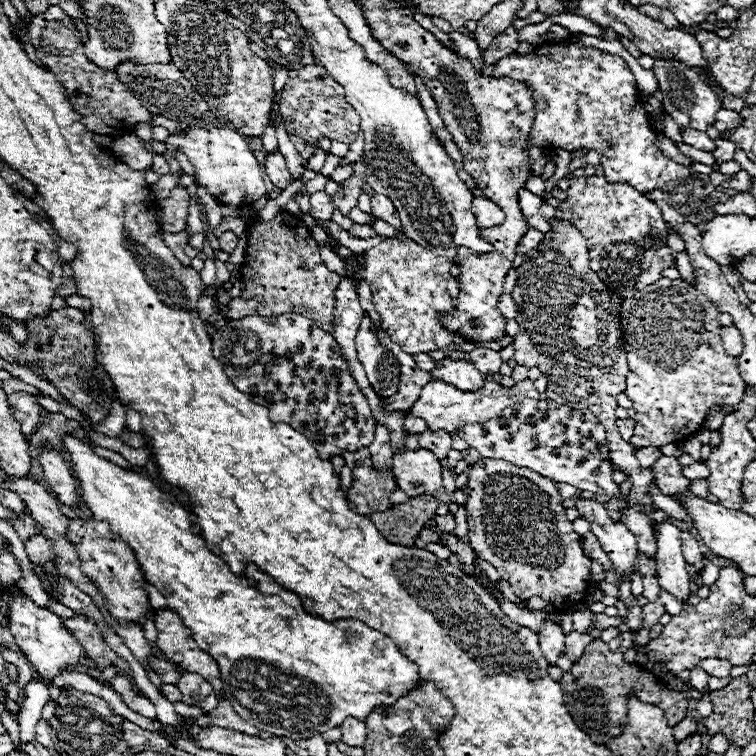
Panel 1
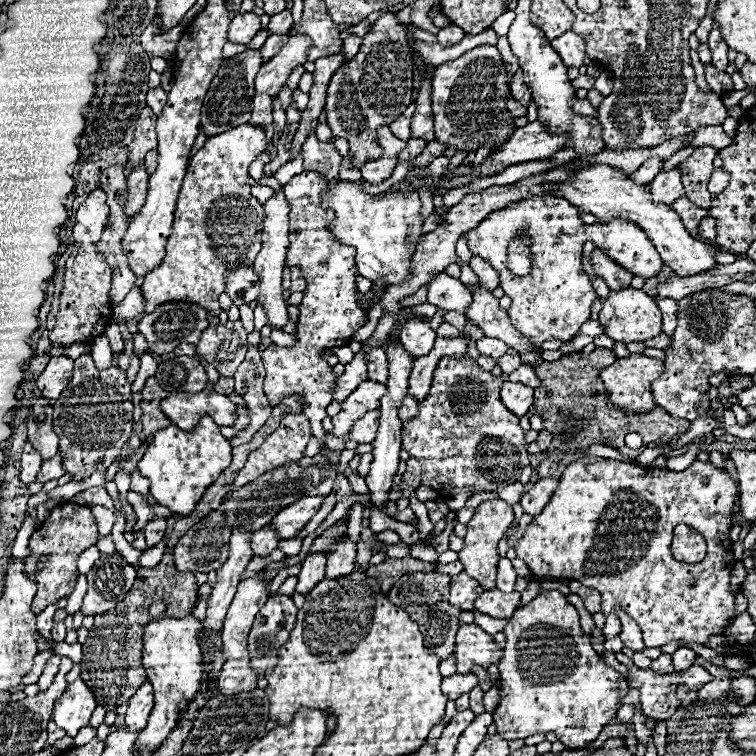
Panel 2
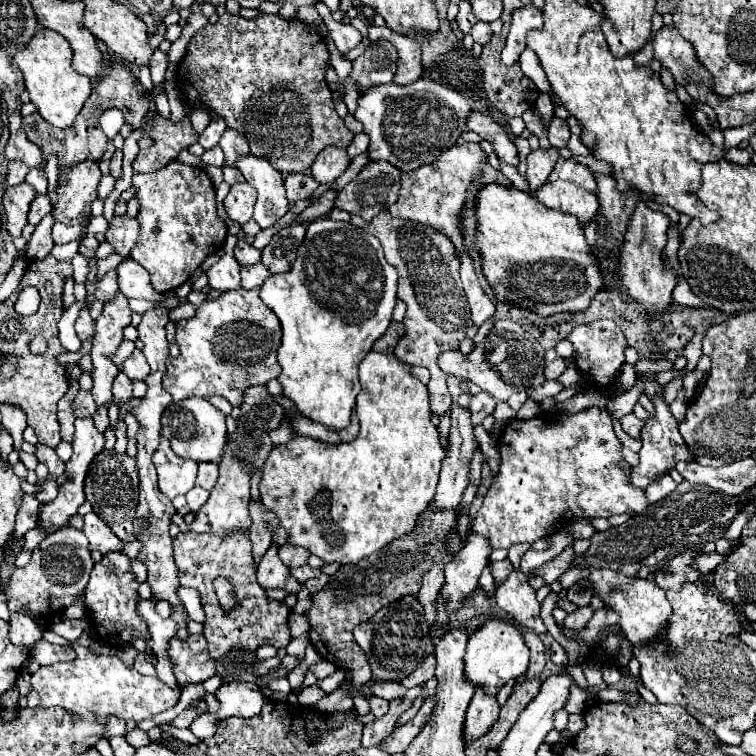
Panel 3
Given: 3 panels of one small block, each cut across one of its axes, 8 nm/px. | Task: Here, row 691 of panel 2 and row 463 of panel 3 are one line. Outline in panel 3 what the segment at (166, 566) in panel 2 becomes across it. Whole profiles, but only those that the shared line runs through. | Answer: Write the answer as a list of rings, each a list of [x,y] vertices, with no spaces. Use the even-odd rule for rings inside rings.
[[[102,450],[88,468],[88,478],[84,480],[84,494],[86,500],[92,504],[94,512],[112,528],[112,532],[124,540],[132,542],[134,536],[134,510],[136,510],[136,486],[138,486],[138,474],[136,474],[136,458],[128,454],[118,454],[116,450]]]

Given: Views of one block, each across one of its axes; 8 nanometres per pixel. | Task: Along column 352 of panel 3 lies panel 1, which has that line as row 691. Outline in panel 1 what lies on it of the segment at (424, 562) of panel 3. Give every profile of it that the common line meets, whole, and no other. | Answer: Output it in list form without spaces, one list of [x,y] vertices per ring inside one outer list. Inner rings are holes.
[[[600,638],[592,640],[584,648],[584,654],[580,656],[580,660],[574,662],[568,672],[562,674],[560,686],[564,688],[566,704],[568,704],[572,718],[598,744],[606,744],[610,736],[622,734],[622,726],[626,724],[628,692],[632,688],[636,688],[638,700],[662,706],[662,710],[666,710],[666,718],[670,720],[670,726],[676,726],[688,714],[686,690],[670,690],[664,686],[664,682],[658,676],[650,674],[646,668],[626,664],[620,650],[610,650],[608,644],[602,642]]]

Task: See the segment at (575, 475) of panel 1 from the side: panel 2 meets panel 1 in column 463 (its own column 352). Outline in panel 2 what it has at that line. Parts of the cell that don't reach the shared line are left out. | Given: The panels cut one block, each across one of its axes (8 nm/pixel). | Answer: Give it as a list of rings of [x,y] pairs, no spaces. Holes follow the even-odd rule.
[[[380,410],[366,412],[360,420],[356,420],[348,438],[356,440],[358,444],[372,444],[378,432],[378,420],[380,420]]]

